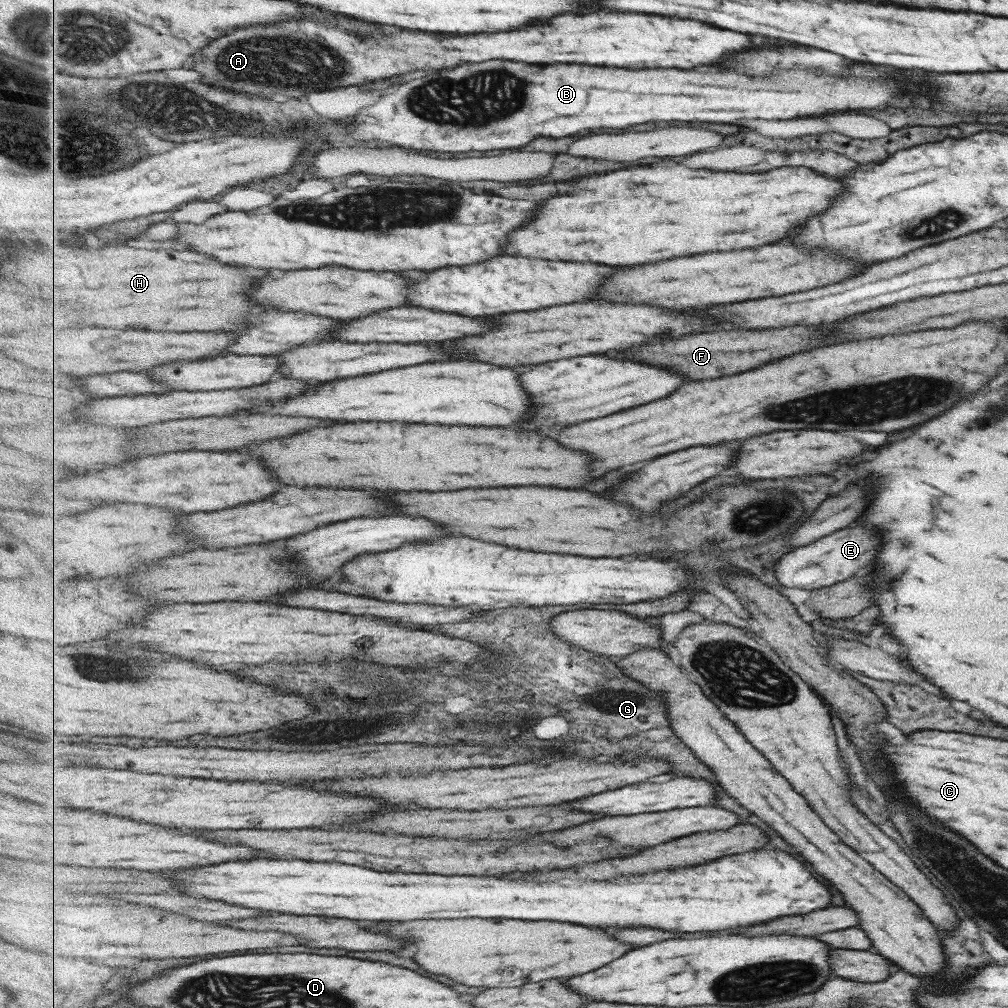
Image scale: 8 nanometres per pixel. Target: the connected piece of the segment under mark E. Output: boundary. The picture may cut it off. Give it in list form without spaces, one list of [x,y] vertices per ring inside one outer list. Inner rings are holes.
[[[849,526],[815,540],[811,546],[789,551],[775,565],[775,572],[779,582],[785,587],[813,590],[843,582],[855,574],[867,574],[871,570],[869,566],[875,548],[879,548],[879,542],[867,528],[859,530],[859,526]]]

